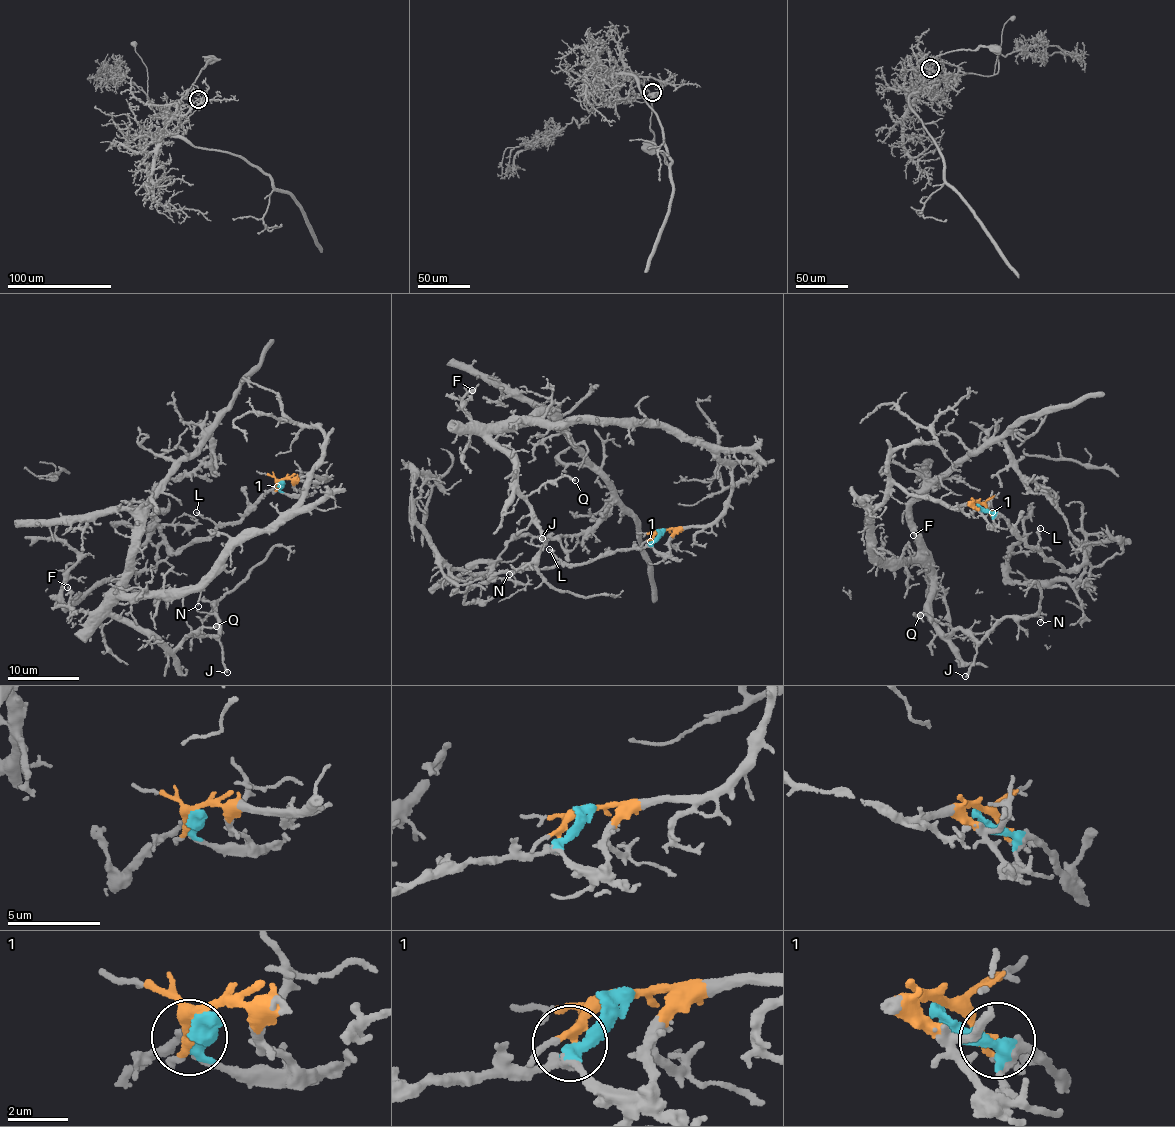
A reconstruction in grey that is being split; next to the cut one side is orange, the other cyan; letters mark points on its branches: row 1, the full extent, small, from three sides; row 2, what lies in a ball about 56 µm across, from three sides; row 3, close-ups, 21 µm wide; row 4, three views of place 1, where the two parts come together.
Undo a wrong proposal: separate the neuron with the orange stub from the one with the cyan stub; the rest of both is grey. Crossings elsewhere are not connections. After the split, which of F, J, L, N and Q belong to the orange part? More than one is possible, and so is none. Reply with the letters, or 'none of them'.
F, J, N, Q

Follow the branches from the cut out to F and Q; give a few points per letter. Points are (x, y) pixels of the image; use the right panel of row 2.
F: (979, 502), (955, 509), (894, 485), (870, 517), (877, 556), (893, 562), (918, 554), (928, 570), (914, 534)
Q: (979, 502), (894, 485), (874, 509), (878, 557), (910, 555), (931, 575), (948, 633), (920, 616)

